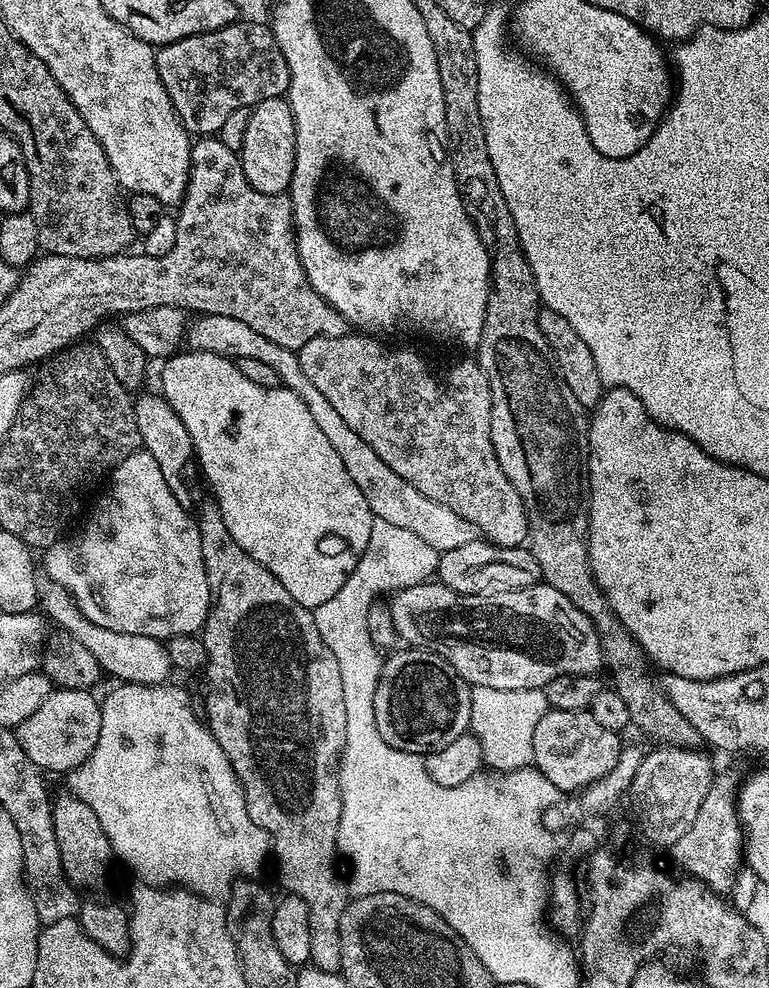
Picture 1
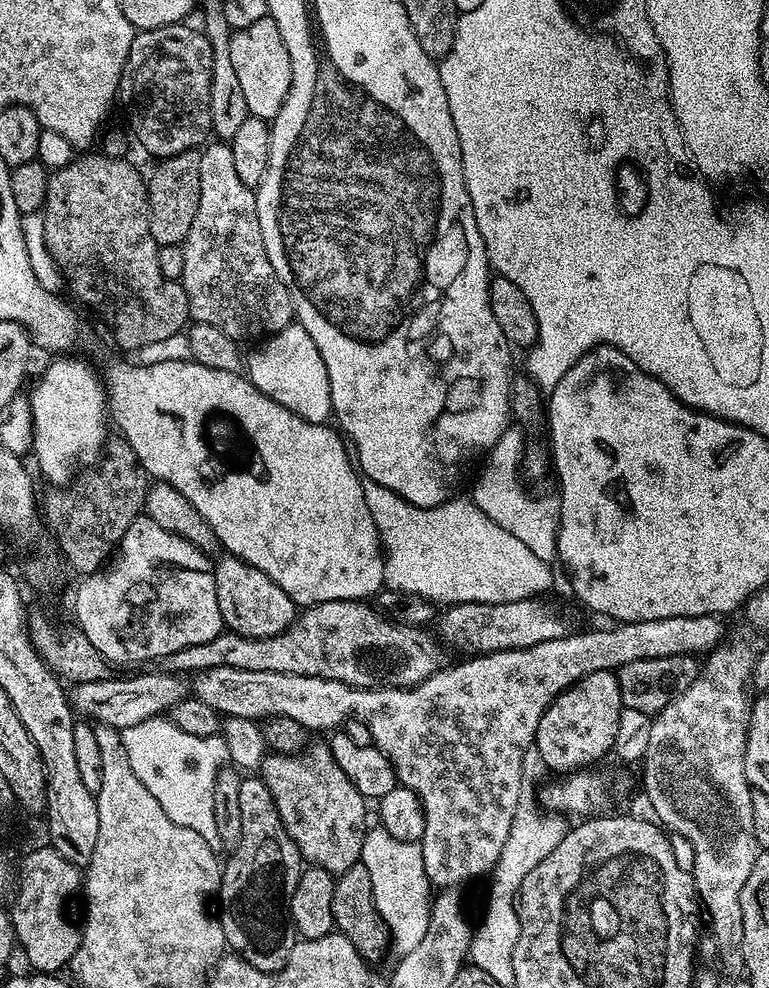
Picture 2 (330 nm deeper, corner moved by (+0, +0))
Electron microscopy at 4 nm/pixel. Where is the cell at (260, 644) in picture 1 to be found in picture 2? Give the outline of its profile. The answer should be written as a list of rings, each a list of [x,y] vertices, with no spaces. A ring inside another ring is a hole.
[[[327,743],[307,745],[306,750],[295,754],[268,754],[258,772],[266,782],[270,794],[274,796],[274,806],[290,834],[290,838],[298,846],[301,857],[311,867],[321,868],[333,874],[350,870],[350,866],[360,863],[362,846],[364,845],[364,804],[366,797],[346,778],[342,766],[334,762],[334,754]]]

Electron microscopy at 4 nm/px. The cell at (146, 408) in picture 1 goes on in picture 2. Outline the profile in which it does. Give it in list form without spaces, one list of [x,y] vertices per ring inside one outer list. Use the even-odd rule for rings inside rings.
[[[221,555],[221,560],[214,567],[218,610],[224,619],[224,628],[236,632],[239,636],[250,638],[270,638],[287,630],[296,621],[298,605],[262,570],[247,564],[242,558]]]

